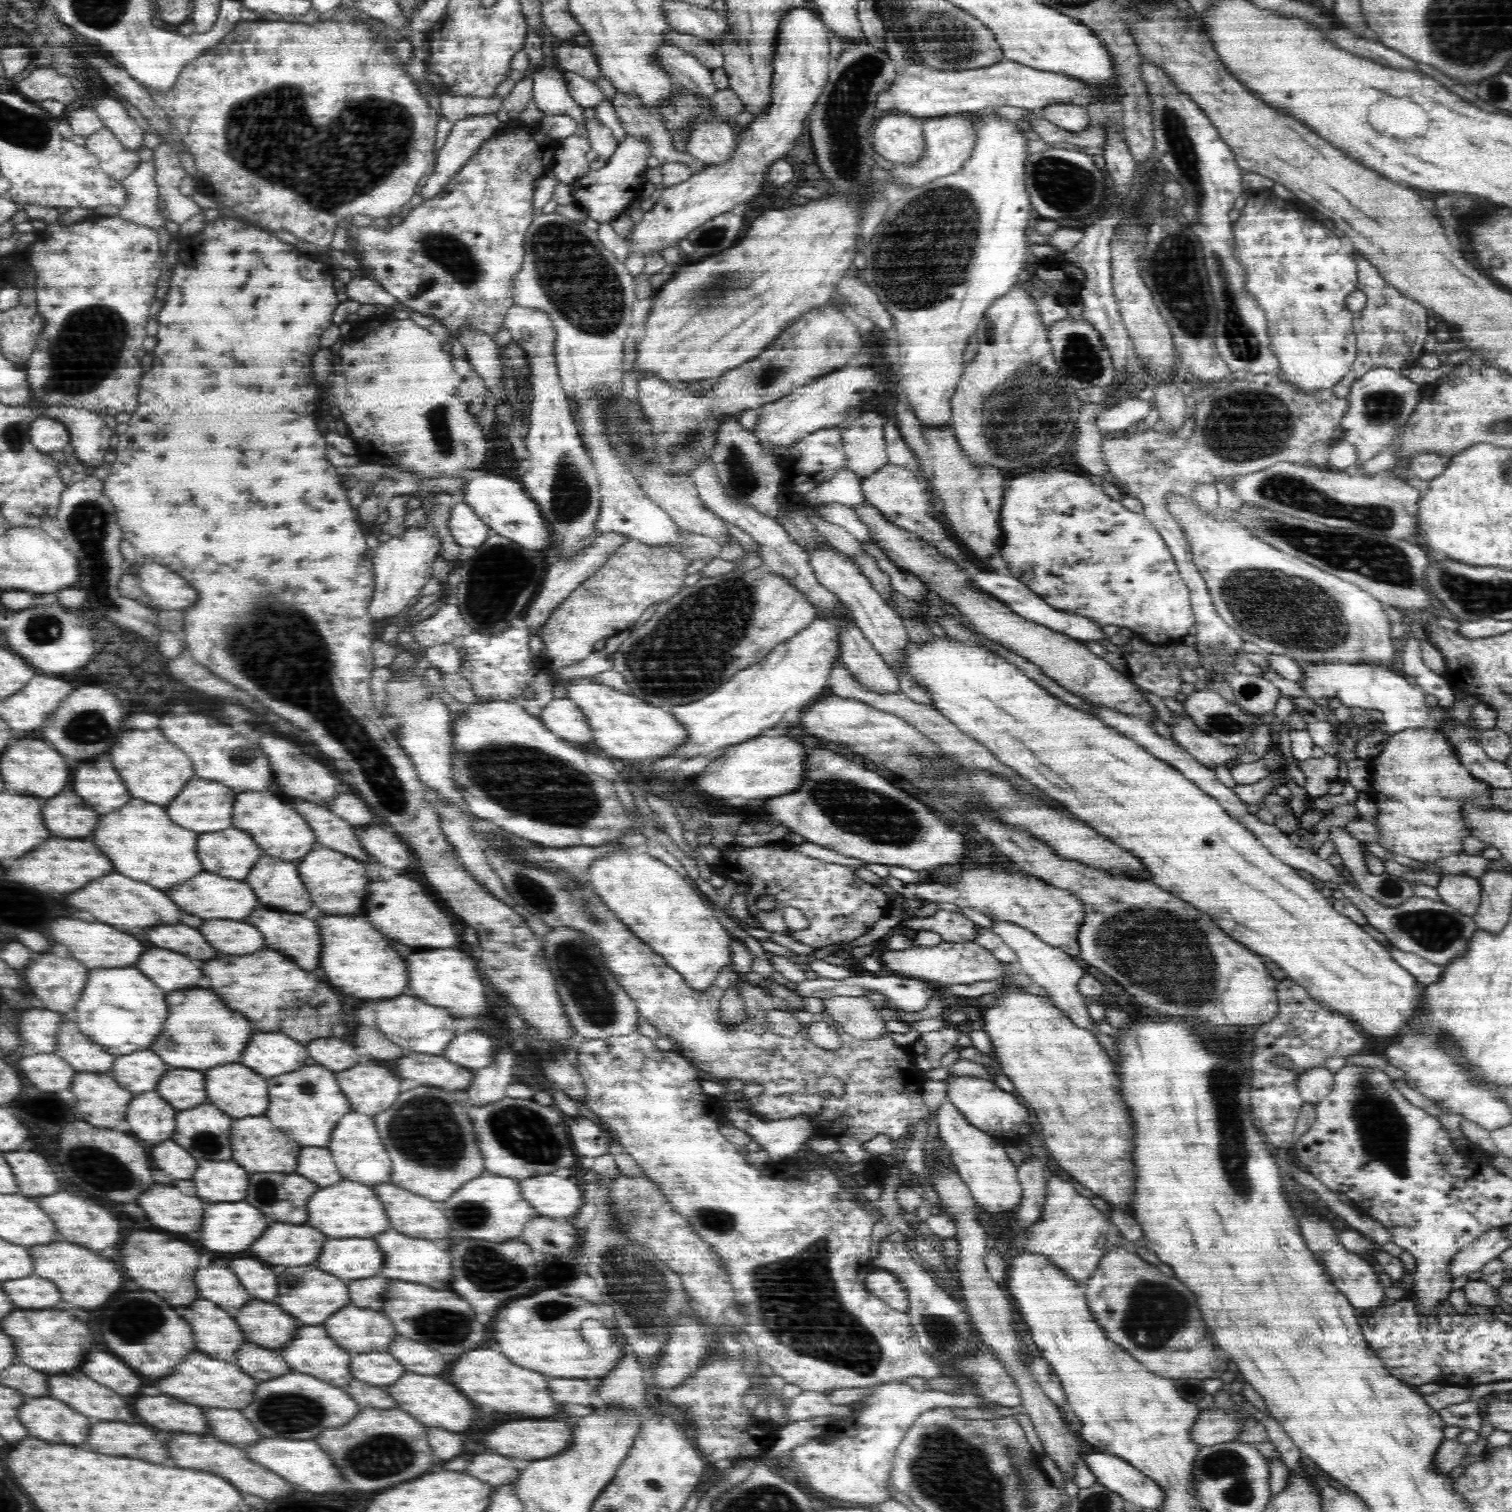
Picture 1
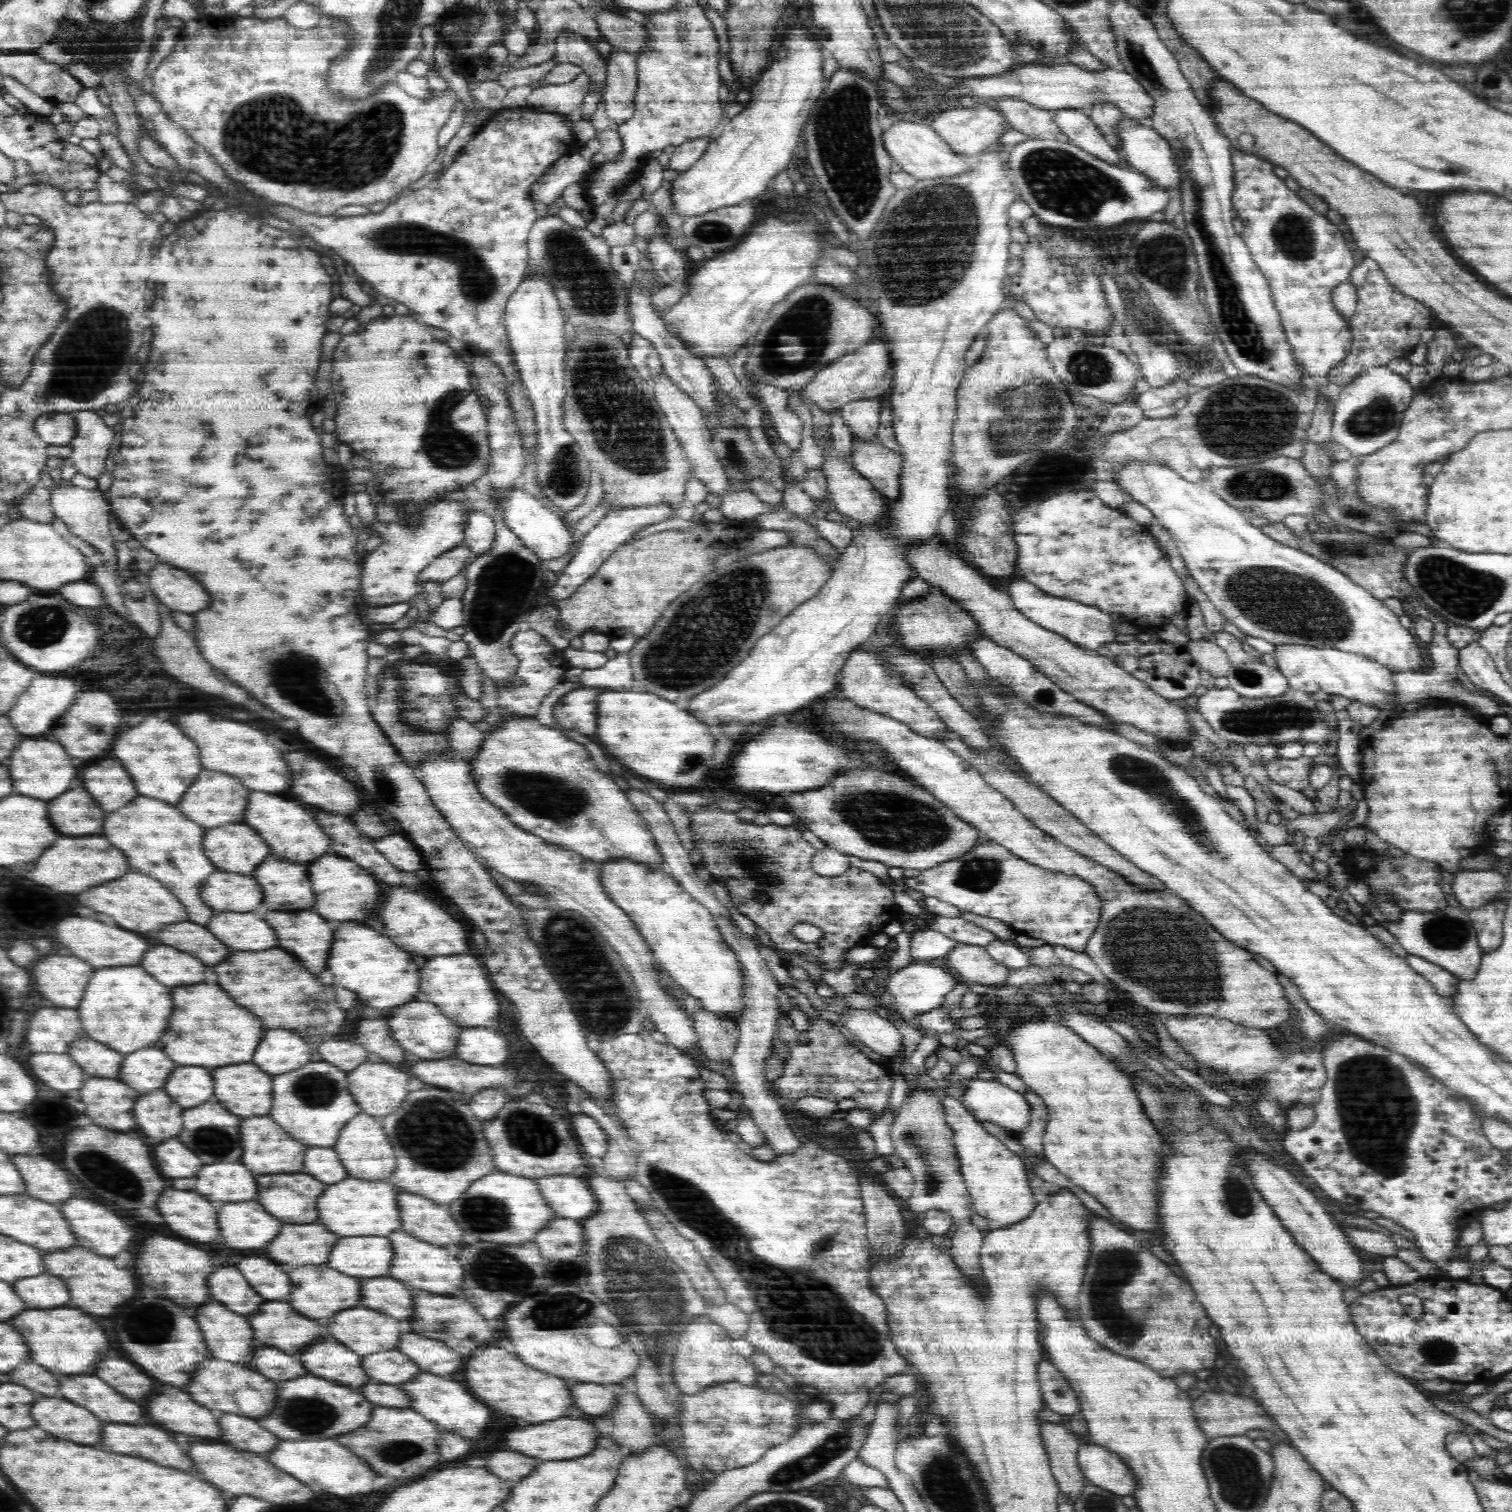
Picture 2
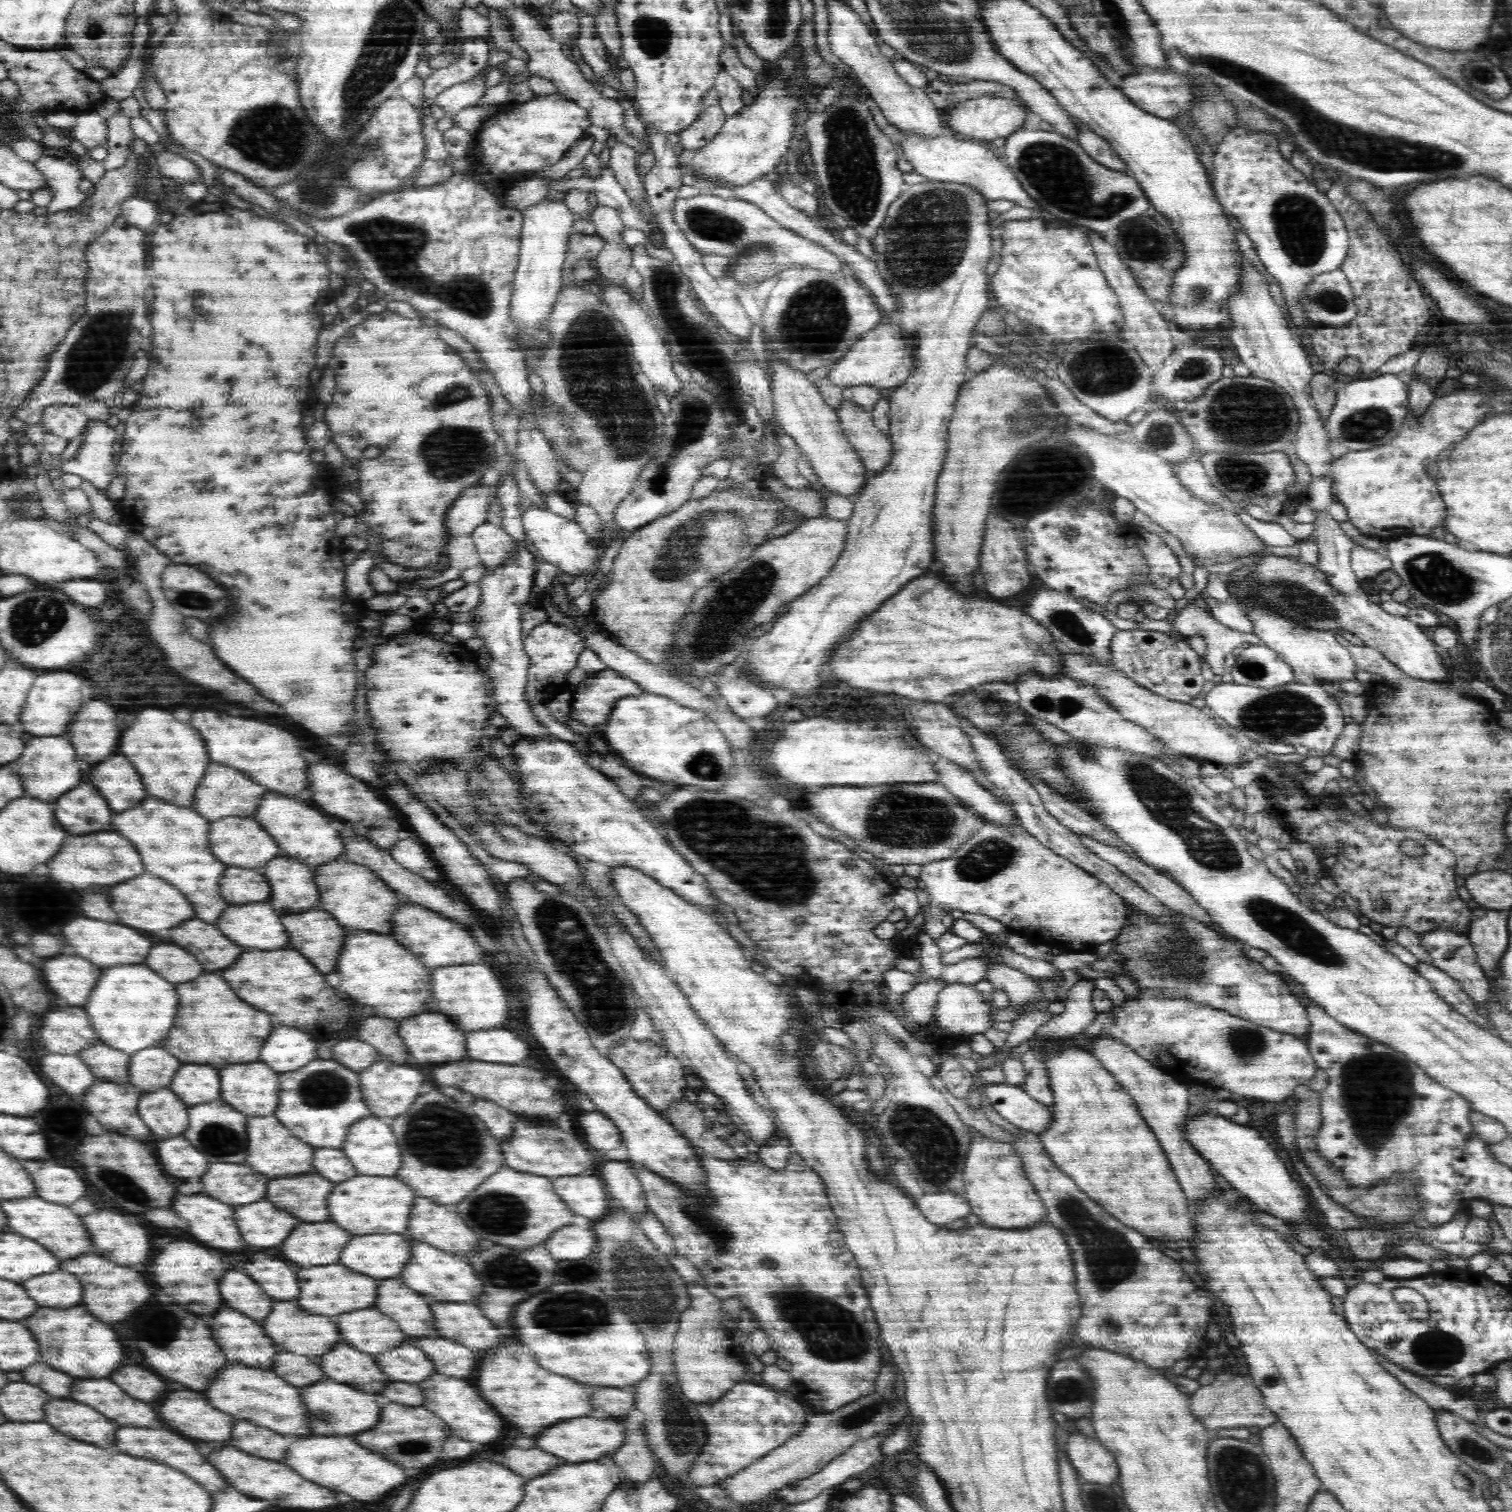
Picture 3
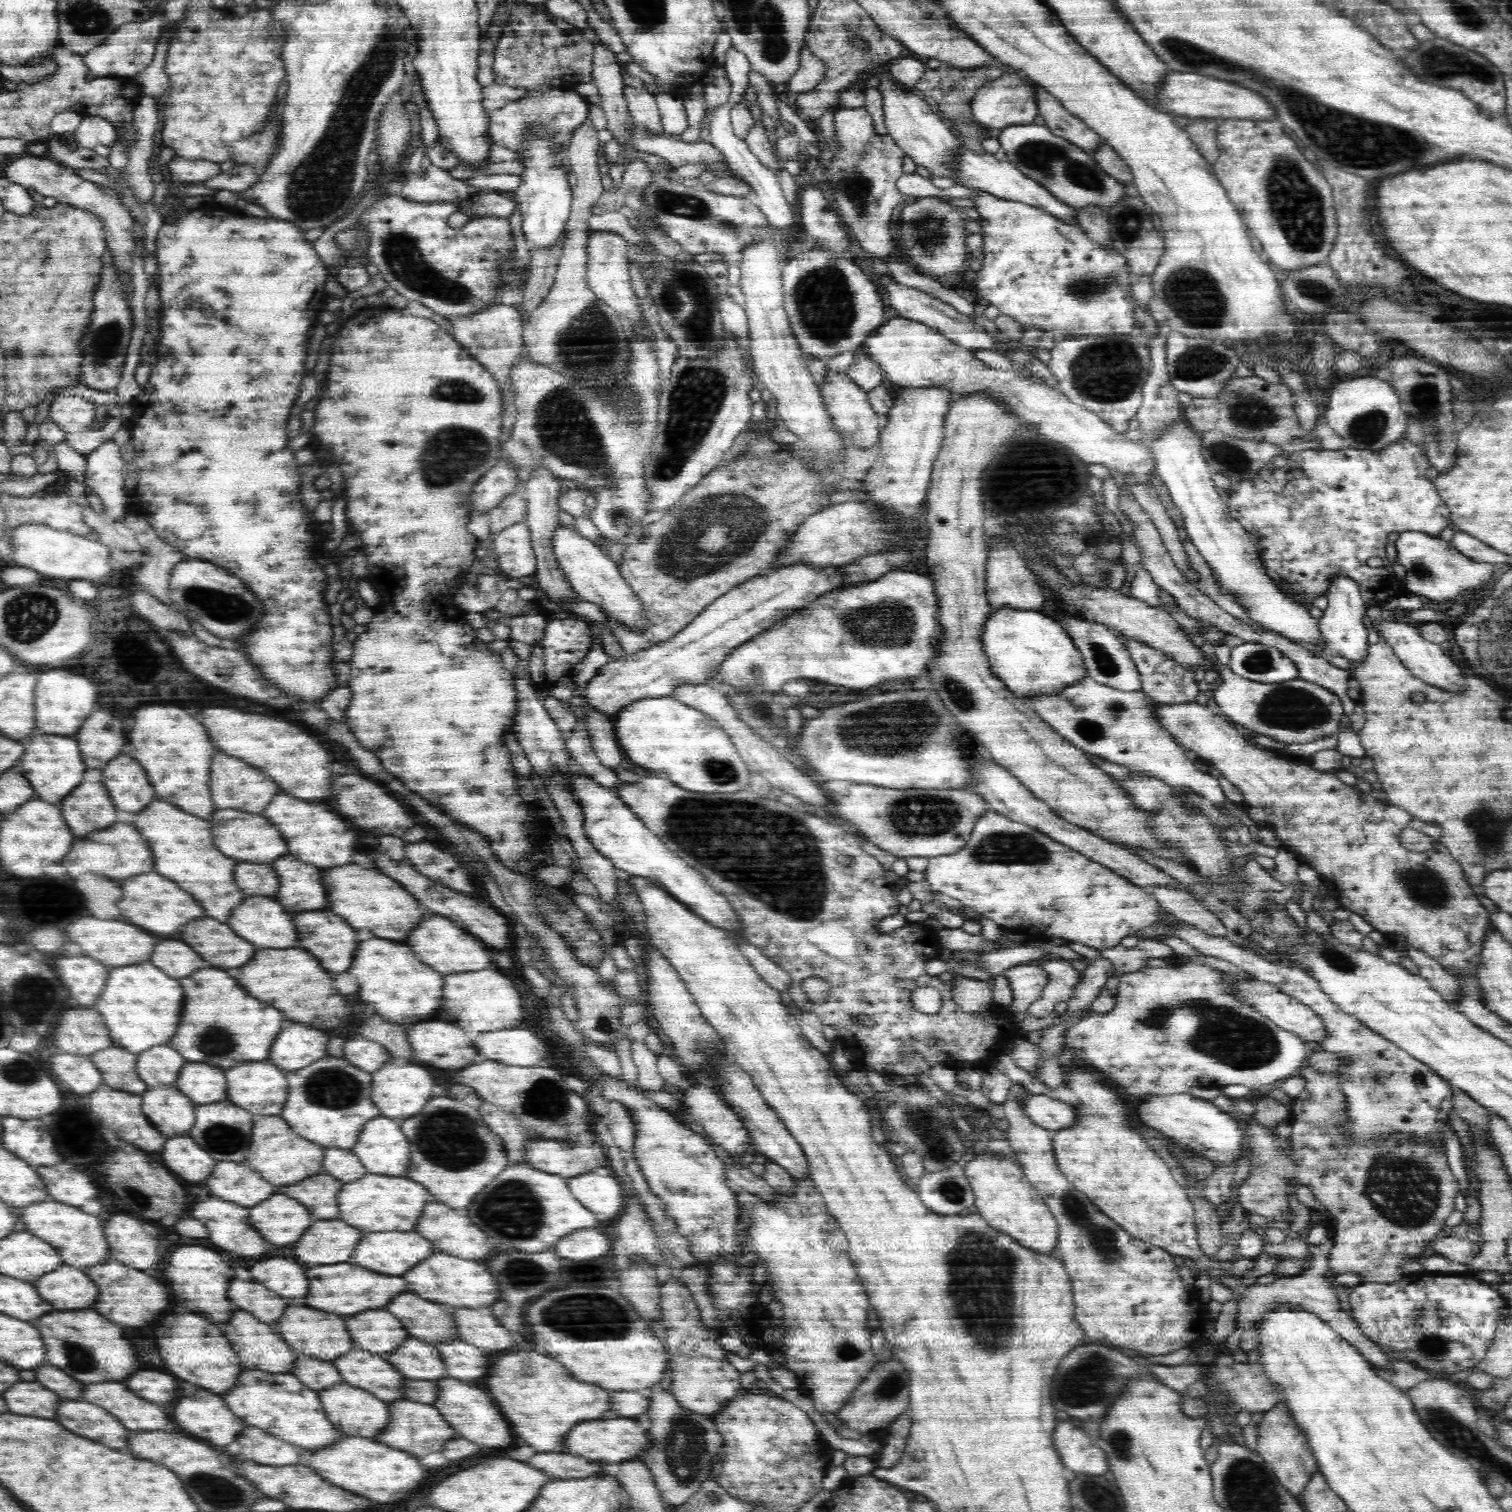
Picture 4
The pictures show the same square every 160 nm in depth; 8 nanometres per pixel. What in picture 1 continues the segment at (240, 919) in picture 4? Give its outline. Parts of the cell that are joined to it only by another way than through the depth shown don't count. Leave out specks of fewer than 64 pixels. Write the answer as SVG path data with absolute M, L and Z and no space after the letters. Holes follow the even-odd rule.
M206 920L202 934L218 952L226 954L252 954L264 946L264 938L254 926L236 920Z

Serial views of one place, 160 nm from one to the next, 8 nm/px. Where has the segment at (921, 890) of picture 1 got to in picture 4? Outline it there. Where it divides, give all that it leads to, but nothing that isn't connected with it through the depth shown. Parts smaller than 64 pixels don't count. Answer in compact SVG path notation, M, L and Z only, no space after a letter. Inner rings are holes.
M992 810L976 821L968 842L960 850L930 857L928 868L923 873L935 893L959 900L964 907L968 906L986 919L996 922L1000 928L1019 940L1030 942L1063 939L1064 942L1071 941L1078 946L1112 948L1119 946L1127 936L1147 927L1153 928L1164 912L1149 888L1134 884L1128 877L1098 861L1090 860L1037 828L1014 822Z

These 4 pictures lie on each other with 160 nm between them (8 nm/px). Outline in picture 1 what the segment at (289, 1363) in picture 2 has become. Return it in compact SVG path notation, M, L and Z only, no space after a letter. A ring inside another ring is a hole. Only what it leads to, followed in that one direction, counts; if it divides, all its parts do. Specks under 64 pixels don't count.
M246 1344L246 1348L238 1352L236 1364L244 1372L250 1372L250 1376L254 1376L258 1382L277 1379L282 1374L290 1372L288 1364L282 1360L280 1354L260 1348L256 1344Z

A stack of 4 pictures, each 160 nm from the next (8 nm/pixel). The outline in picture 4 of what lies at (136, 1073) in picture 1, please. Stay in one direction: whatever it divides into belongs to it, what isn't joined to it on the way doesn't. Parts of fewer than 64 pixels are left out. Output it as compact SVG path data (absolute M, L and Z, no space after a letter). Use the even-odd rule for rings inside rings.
M166 1044L154 1046L137 1056L136 1071L148 1086L174 1084L179 1078L180 1068L186 1064L186 1060Z

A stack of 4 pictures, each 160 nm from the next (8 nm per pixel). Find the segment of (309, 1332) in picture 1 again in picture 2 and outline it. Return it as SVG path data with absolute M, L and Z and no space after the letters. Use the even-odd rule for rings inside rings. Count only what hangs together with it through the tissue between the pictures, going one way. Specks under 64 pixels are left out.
M322 1340L322 1344L314 1344L310 1352L302 1352L302 1360L306 1360L306 1368L310 1368L312 1374L338 1380L338 1384L360 1388L368 1382L368 1376L360 1368L362 1356L338 1342Z

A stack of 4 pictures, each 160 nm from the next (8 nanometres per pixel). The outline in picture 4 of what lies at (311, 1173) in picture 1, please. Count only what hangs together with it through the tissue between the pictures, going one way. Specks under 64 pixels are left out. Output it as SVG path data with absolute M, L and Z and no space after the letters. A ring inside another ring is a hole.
M340 1148L326 1150L326 1174L338 1180L352 1182L362 1178L368 1172L360 1162L361 1160L356 1158L351 1150L340 1150Z

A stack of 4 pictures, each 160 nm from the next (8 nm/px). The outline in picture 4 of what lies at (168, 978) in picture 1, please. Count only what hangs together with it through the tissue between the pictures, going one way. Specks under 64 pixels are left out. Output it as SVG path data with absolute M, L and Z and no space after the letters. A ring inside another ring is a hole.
M164 940L156 946L152 954L152 964L170 972L170 976L186 978L194 974L198 968L206 968L208 964L184 942L180 940Z

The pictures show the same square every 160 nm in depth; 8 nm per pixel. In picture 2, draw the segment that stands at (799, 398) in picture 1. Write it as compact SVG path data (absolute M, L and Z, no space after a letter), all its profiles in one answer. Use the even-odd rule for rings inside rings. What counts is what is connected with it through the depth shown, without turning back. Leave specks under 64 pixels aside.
M874 340L874 342L866 344L866 348L858 348L832 362L832 366L824 367L824 370L818 372L797 393L801 394L801 400L806 406L816 404L824 412L836 412L836 410L841 410L842 406L848 404L848 402L862 400L862 398L875 398L884 394L890 386L893 386L892 378L894 378L894 374L890 370L892 370L892 364L890 364L884 342Z

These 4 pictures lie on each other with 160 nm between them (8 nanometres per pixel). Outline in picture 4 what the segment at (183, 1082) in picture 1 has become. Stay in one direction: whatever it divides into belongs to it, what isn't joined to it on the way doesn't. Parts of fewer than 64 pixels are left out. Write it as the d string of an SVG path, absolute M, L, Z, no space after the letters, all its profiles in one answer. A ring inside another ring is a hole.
M186 1064L182 1076L177 1079L178 1088L186 1092L194 1102L208 1104L226 1098L226 1078L218 1068L206 1064Z

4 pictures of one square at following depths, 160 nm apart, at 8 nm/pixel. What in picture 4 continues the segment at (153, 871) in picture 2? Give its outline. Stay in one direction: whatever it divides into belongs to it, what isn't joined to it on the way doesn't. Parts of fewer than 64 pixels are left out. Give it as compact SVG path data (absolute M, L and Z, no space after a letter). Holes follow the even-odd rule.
M156 800L146 808L146 812L138 812L132 824L138 824L142 832L146 832L146 840L154 844L154 870L162 876L170 876L170 880L178 880L186 892L194 892L202 906L206 908L206 916L214 916L216 920L228 920L232 908L238 906L244 896L234 884L234 858L226 858L222 852L214 848L209 822L198 816L190 816L180 808L174 808L162 800Z

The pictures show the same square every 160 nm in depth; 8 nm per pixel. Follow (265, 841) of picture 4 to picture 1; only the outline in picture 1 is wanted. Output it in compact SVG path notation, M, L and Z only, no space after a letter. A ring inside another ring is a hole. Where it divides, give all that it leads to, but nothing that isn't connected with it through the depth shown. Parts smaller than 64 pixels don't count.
M226 828L200 834L198 838L198 856L202 856L202 866L208 872L218 872L218 876L244 880L262 854L262 848L242 829Z

